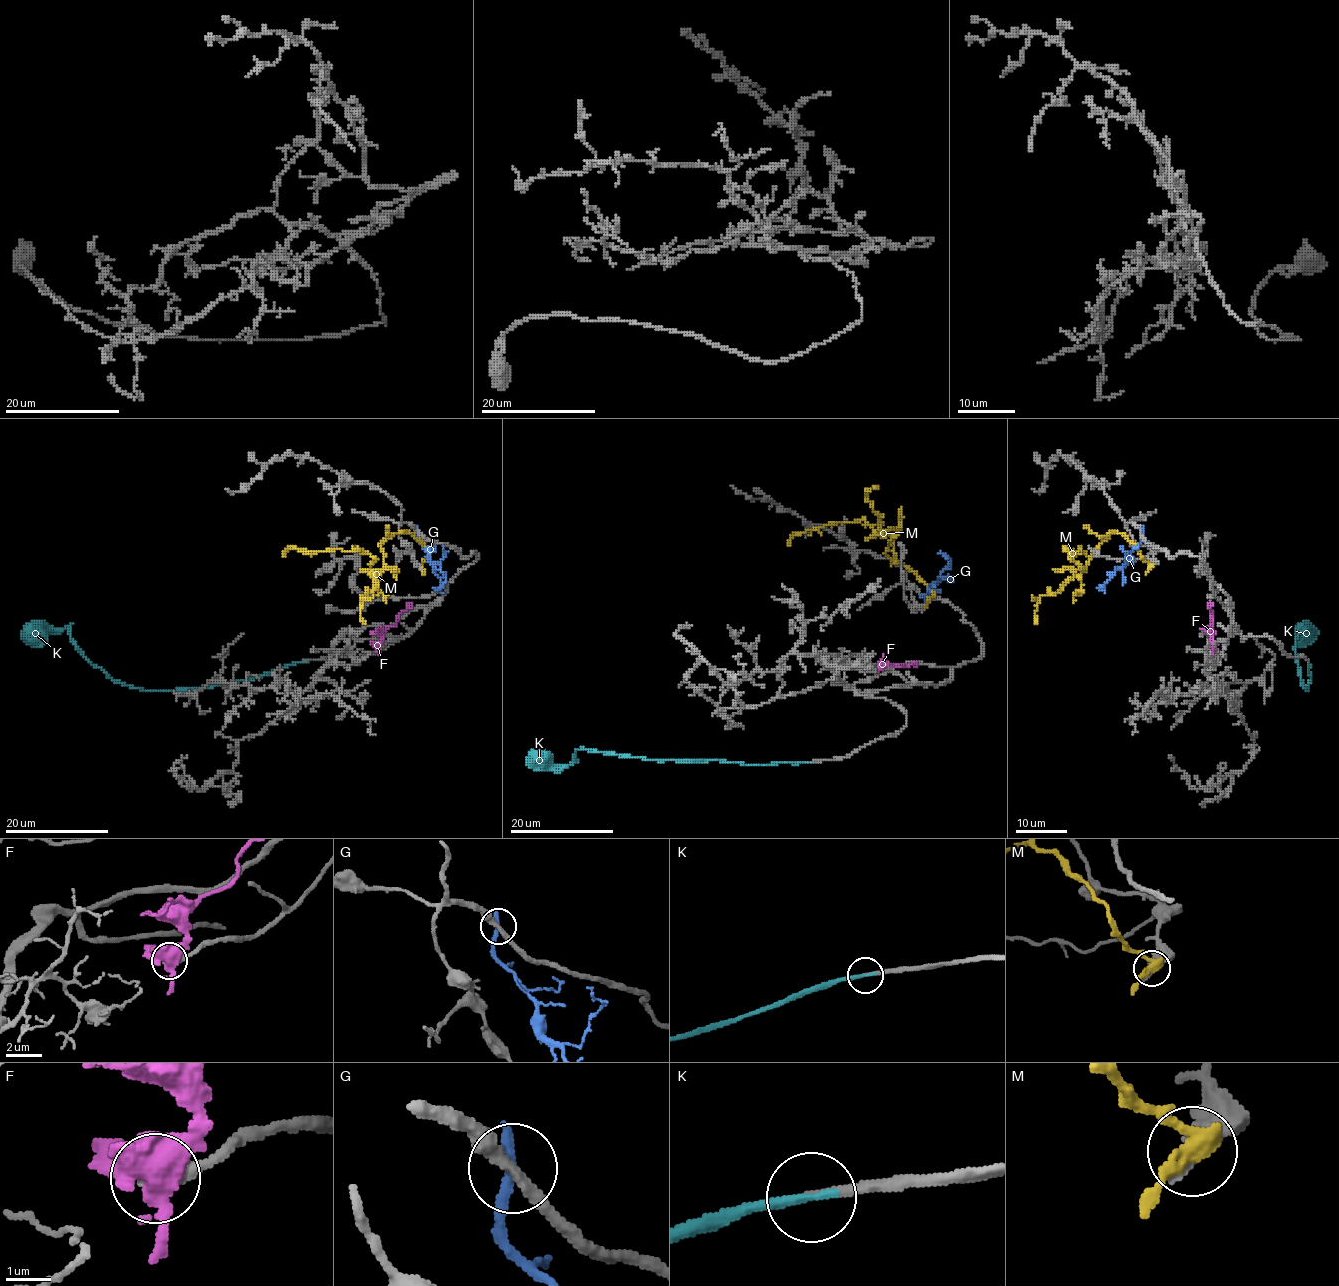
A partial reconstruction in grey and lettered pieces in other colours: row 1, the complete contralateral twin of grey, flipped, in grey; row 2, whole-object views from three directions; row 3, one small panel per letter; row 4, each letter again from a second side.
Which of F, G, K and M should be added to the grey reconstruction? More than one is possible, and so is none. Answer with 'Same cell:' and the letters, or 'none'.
Same cell: K

